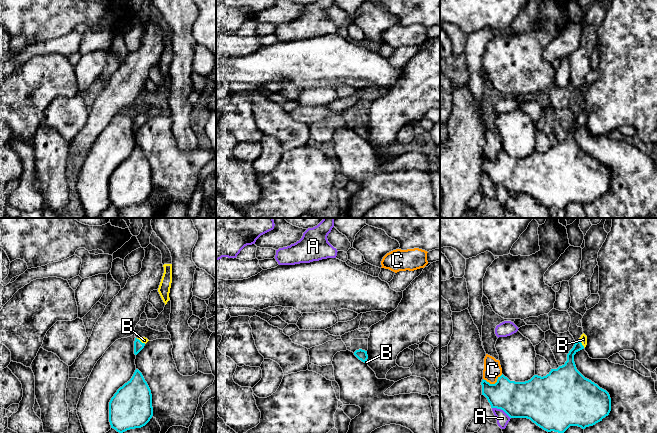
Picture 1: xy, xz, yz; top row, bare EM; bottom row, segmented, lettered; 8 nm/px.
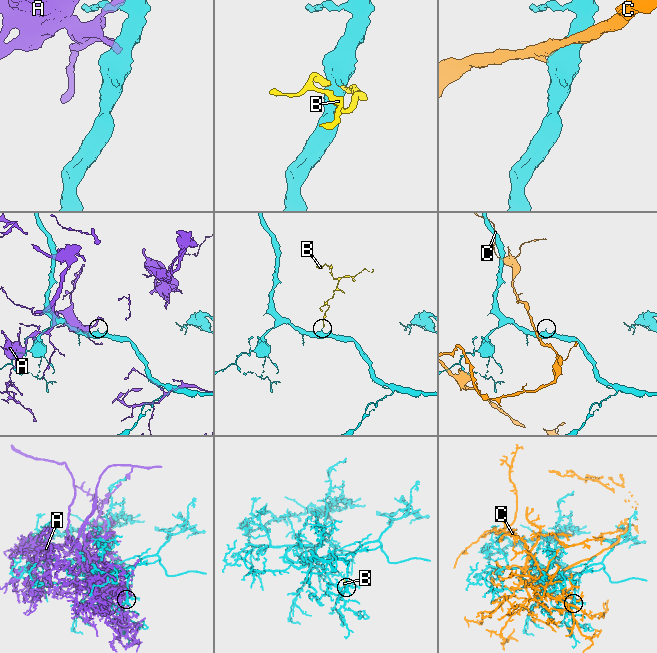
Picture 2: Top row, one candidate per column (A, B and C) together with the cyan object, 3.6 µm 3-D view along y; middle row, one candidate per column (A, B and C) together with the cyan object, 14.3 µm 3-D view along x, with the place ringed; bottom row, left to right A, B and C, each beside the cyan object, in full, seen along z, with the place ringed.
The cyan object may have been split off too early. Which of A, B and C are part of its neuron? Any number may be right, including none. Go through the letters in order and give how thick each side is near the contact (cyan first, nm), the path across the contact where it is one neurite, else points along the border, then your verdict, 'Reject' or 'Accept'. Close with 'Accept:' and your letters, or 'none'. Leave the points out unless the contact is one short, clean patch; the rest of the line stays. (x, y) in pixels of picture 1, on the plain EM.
A: Thickness 300 nm (cyan) against 100 nm. Reject
B: Thickness 150 nm (cyan) against 60 nm. Path across: yz (568, 148), (570, 131), (581, 120), (583, 115). Accept
C: Thickness 280 nm (cyan) against 140 nm. Reject
Accept: B

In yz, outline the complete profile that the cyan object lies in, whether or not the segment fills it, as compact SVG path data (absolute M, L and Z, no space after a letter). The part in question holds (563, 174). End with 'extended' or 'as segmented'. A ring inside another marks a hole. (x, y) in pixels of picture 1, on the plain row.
M583 109L573 124L567 130L567 137L557 145L551 145L546 152L534 151L525 158L510 157L503 150L498 153L495 160L482 156L482 171L491 181L491 184L503 186L510 194L527 194L547 208L564 209L570 202L578 202L582 205L593 202L602 197L611 187L611 174L609 169L600 164L591 156L585 154L576 144L574 131L587 121L587 112Z; extended

